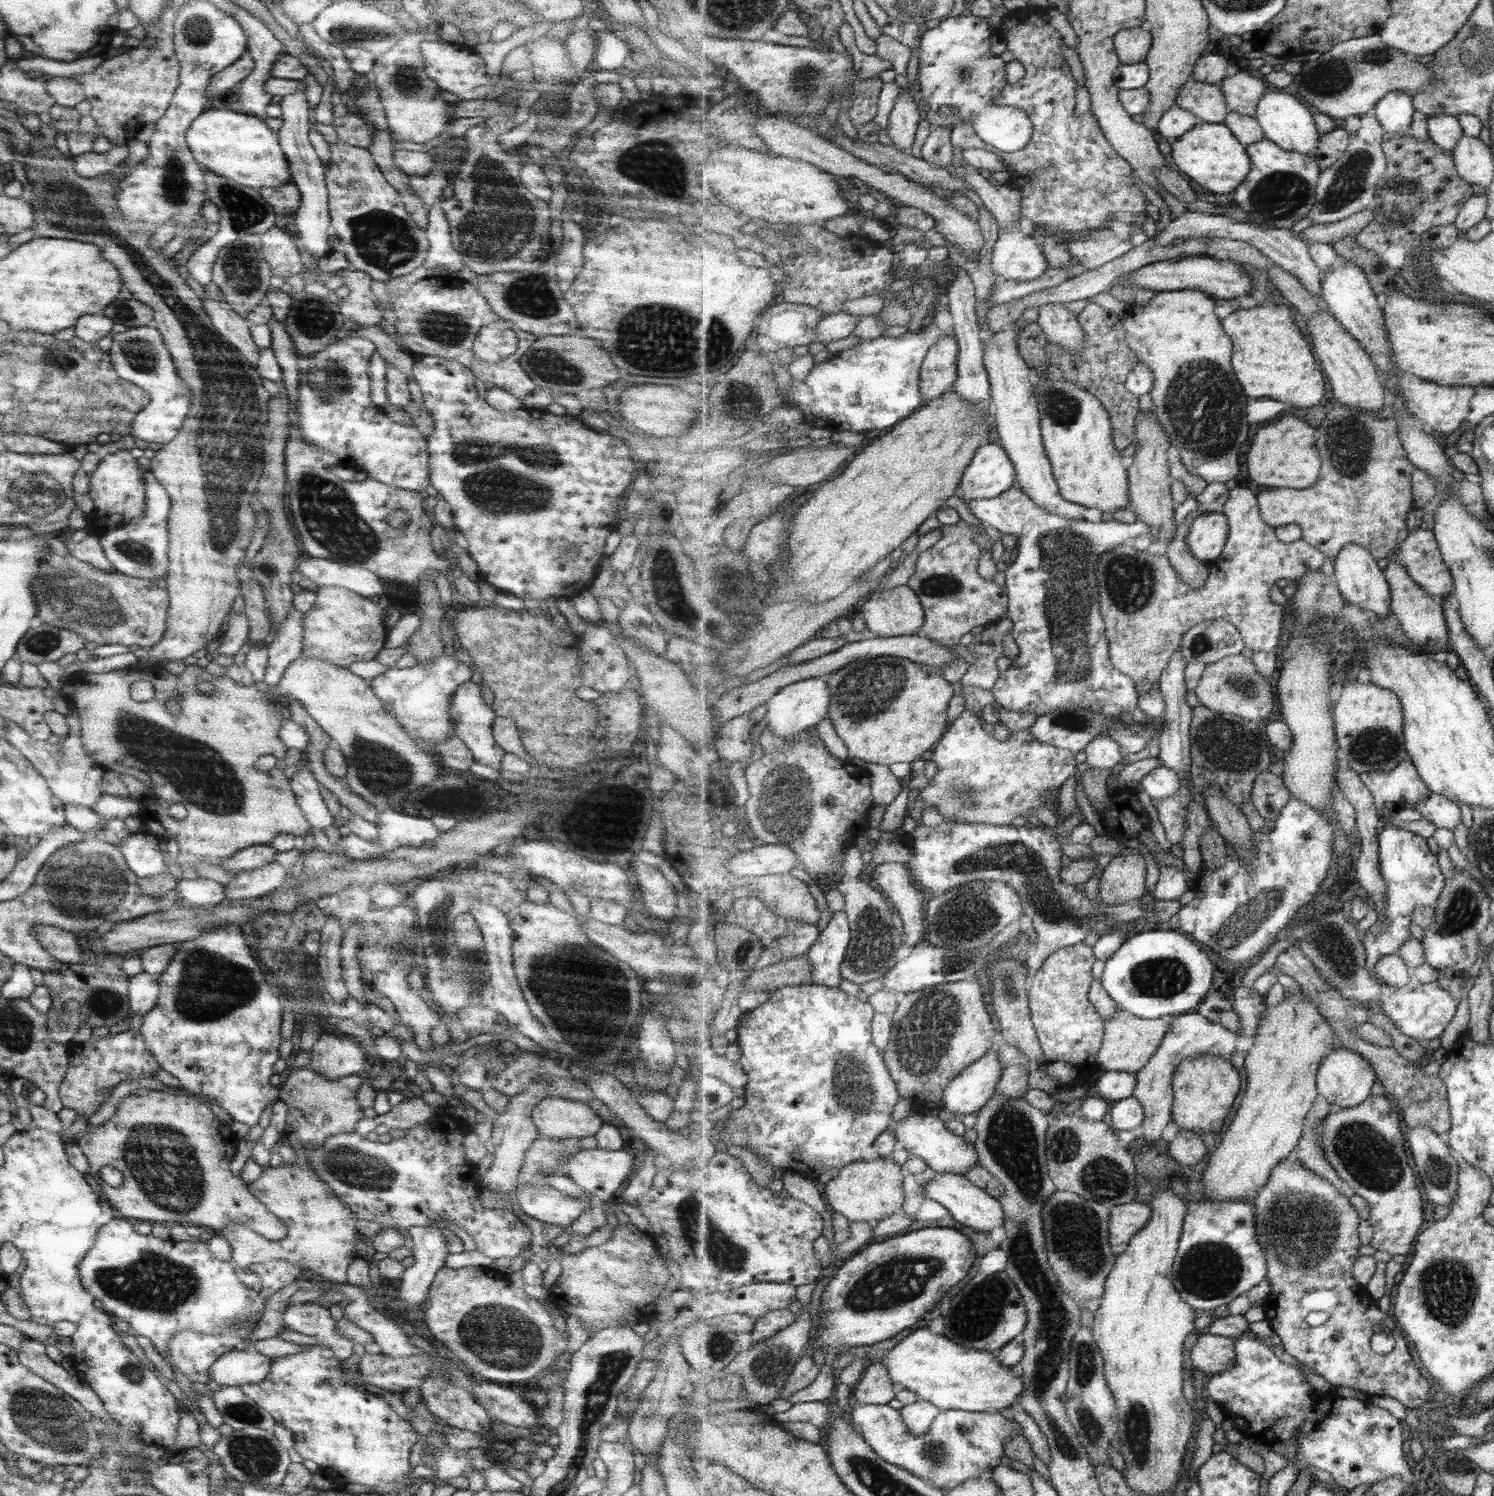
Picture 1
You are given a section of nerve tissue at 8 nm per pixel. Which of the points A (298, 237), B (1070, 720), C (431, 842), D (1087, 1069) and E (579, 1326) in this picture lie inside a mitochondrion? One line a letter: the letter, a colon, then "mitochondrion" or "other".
A: other
B: mitochondrion
C: other
D: other
E: other

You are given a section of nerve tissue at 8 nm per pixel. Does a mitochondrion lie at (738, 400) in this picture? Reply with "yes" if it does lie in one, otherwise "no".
yes

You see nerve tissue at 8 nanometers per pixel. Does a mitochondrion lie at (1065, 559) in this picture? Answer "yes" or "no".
yes

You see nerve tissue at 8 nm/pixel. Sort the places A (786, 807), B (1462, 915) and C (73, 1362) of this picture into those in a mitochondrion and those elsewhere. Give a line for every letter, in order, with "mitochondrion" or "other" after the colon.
A: mitochondrion
B: mitochondrion
C: other

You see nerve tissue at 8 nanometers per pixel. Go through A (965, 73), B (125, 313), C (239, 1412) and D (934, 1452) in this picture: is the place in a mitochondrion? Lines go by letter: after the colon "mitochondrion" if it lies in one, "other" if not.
A: mitochondrion
B: mitochondrion
C: mitochondrion
D: mitochondrion

